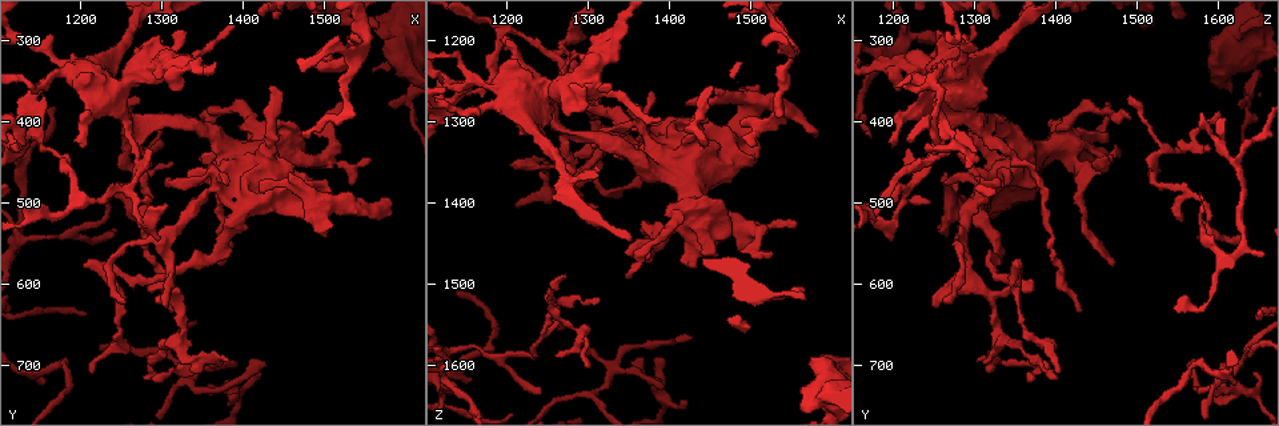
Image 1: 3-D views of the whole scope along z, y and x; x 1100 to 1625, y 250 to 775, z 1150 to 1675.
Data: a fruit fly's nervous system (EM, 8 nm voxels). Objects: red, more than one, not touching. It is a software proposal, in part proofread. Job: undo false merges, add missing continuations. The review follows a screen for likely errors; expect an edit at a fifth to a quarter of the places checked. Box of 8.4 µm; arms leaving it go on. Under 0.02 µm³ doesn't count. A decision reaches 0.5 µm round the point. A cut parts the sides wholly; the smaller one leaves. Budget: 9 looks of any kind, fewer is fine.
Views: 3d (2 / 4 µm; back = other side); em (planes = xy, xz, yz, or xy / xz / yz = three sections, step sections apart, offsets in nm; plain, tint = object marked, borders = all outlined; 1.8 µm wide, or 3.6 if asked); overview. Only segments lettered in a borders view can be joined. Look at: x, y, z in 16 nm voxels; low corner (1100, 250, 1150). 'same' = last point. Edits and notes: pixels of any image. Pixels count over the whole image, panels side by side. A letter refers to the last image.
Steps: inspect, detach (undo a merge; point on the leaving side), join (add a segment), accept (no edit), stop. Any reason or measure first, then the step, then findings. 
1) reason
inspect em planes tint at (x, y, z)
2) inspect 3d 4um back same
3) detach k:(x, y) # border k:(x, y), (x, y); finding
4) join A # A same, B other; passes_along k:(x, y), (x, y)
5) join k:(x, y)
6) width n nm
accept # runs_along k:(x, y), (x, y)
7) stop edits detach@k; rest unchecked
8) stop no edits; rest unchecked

free end
inspect em planes borders at (1495, 540, 1265)

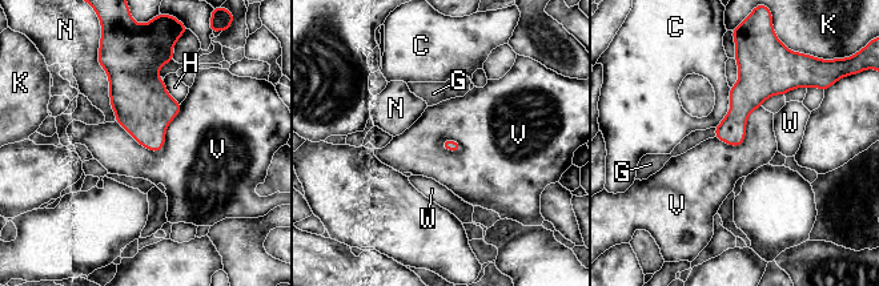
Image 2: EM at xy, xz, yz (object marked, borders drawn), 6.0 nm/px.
join G # C other, G same, H other, K other, N other, V other, W other; the neuron continues

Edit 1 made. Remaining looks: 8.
redraw
inspect overview

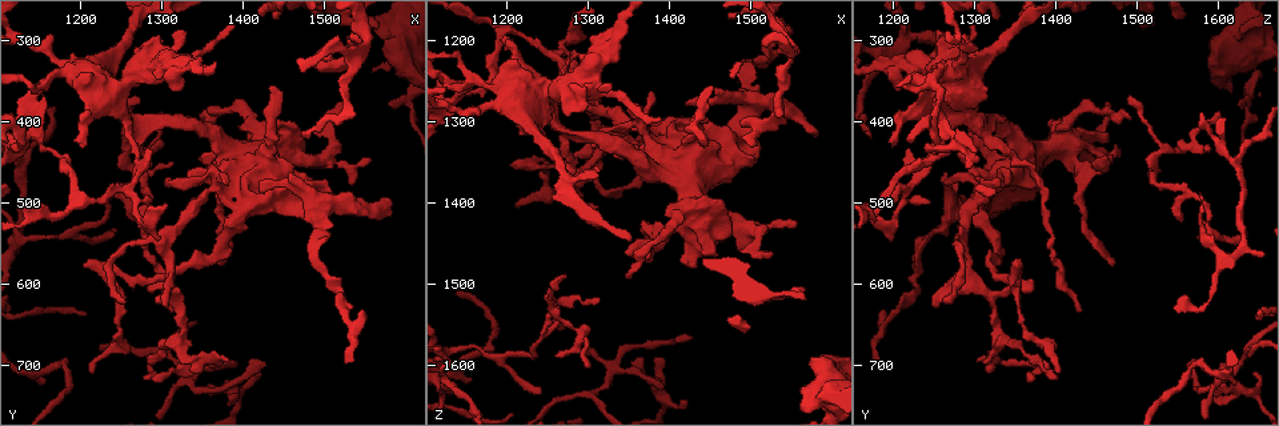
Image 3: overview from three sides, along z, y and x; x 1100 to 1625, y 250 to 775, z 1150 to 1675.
sudden change in width
inspect 3d 2um at (1320, 670, 1335)

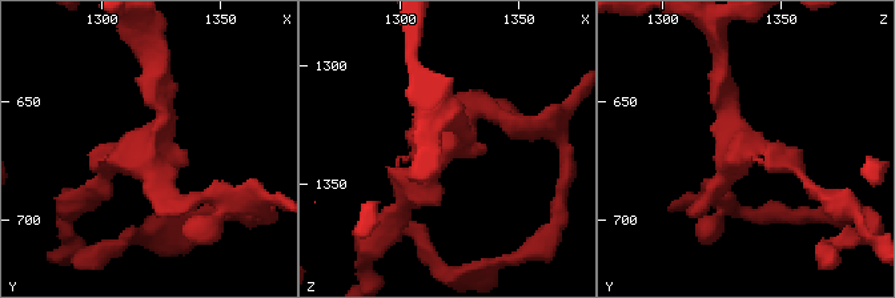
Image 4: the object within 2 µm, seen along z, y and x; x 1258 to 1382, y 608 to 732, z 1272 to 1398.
now the EM
inspect em planes borders at (1319, 669, 1332)

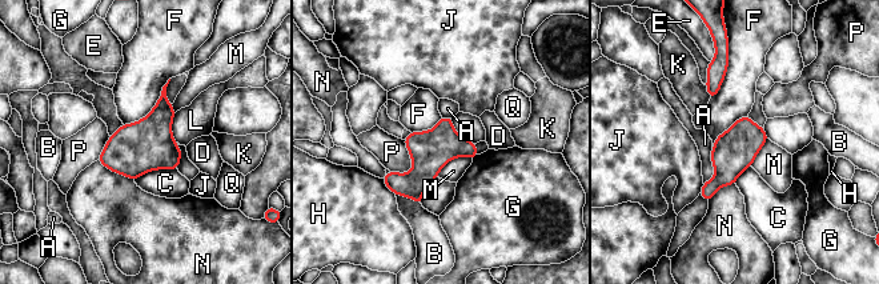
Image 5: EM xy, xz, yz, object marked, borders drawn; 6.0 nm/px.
accept # A other, B other, C other, D other, E other, F other, G other, H other, J other, K other, L other, M other, N other, P other, Q other; border 5:(169, 78), (153, 108), (123, 124); all the same neuron

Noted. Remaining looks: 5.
abrupt turn
inspect 3d 2um at (1275, 525, 1190)

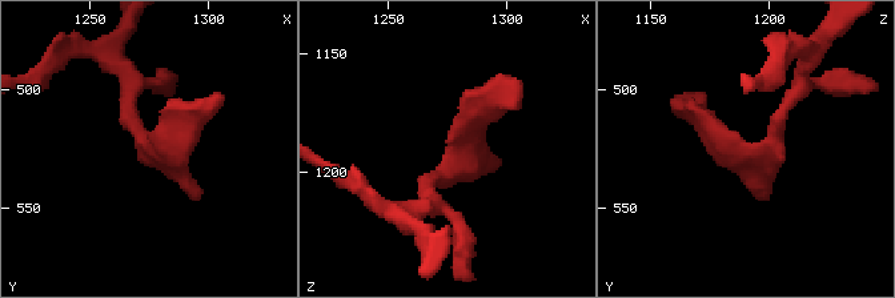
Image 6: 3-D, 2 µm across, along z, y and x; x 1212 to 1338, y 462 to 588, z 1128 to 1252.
inspect em yz step 16 tint at (1279, 526, 1193)

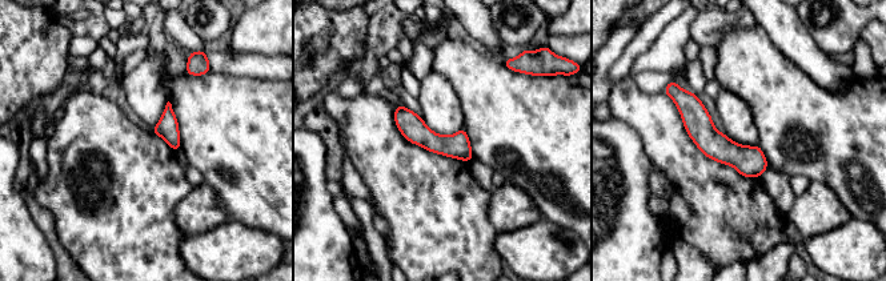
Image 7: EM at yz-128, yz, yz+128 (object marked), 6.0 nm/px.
another direction
inspect em xz step 4 borders same

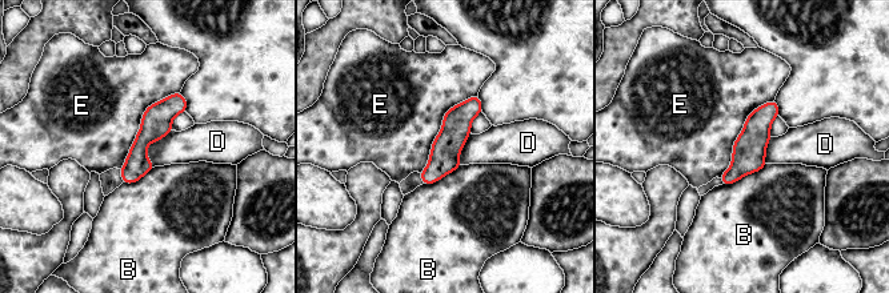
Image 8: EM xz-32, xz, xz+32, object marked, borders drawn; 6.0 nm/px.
accept # B other, D other, E other; border 8:(171, 129), (147, 148), (153, 167); one neuron here

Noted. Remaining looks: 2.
looks like a crossing
inspect em planes borders at (1145, 365, 1260)

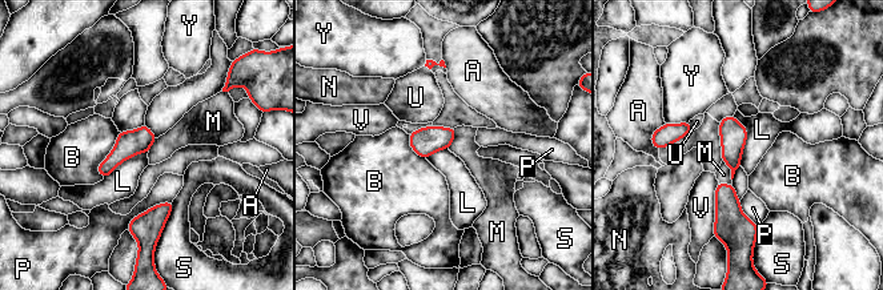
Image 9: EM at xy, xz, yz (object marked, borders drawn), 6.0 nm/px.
longest_contact V 340 nm
accept # A other, B other, L other, M other, N other, P other, S other, U other, V other, Y other; all the same neuron

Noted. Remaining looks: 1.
stop edits join@2; rest unchecked

